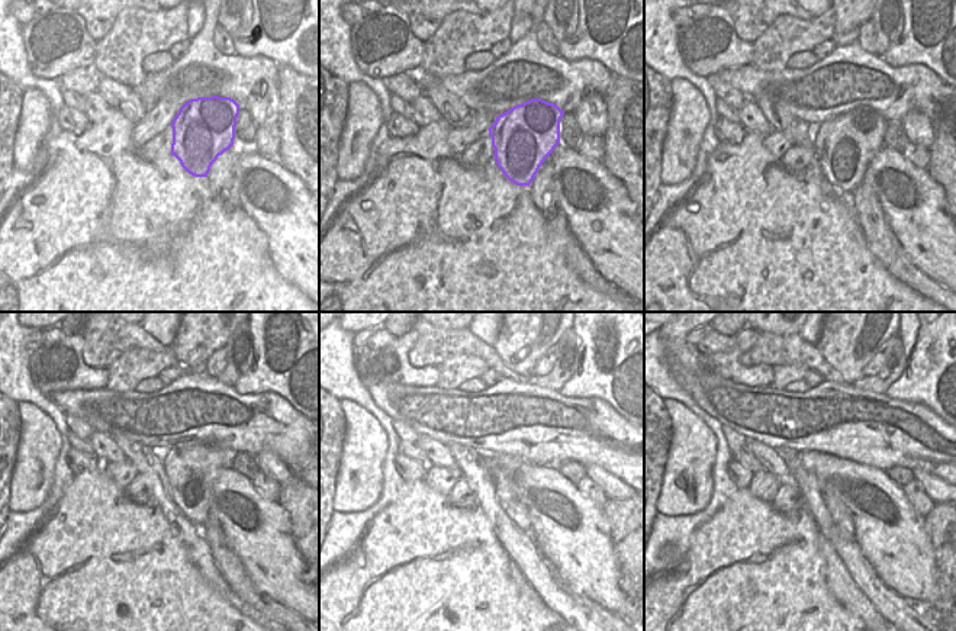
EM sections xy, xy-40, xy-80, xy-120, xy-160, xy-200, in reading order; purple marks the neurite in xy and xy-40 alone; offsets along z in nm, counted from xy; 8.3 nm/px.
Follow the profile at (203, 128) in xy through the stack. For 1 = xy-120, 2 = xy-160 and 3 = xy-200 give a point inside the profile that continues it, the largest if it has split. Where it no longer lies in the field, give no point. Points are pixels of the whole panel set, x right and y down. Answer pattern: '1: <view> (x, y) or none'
1: xy-120 (190, 469)
2: xy-160 (505, 475)
3: xy-200 (840, 515)

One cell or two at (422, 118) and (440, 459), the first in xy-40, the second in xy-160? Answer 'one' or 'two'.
one

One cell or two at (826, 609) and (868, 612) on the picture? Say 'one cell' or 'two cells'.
two cells

